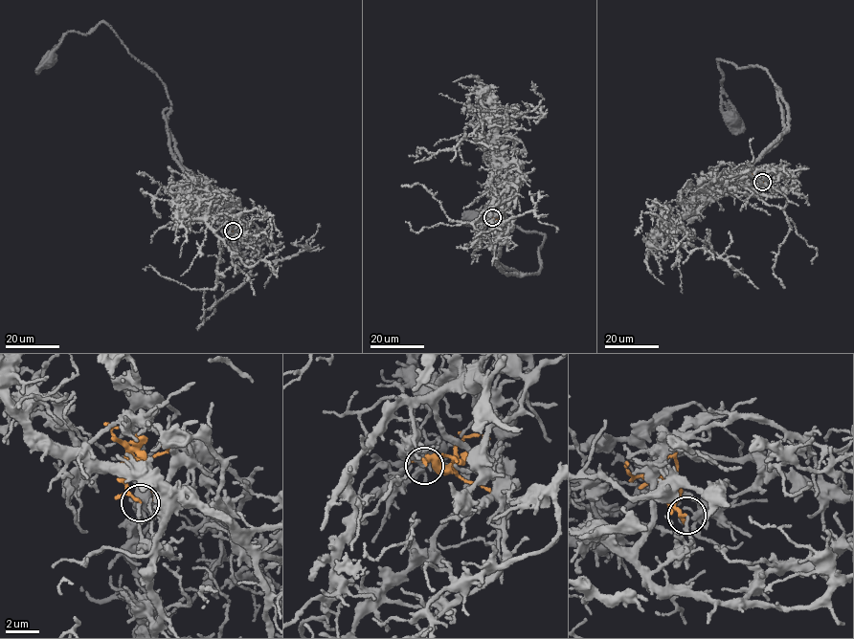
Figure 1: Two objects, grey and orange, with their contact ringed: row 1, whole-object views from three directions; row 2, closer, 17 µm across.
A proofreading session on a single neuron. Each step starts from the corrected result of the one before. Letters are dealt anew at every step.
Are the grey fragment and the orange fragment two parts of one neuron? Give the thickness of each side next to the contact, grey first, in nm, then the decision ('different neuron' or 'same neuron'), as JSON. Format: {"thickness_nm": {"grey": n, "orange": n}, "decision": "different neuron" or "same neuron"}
{"thickness_nm": {"grey": 190, "orange": 120}, "decision": "different neuron"}

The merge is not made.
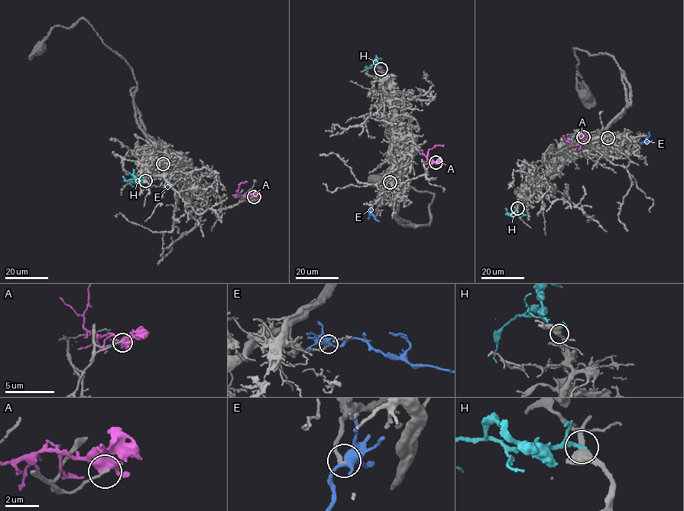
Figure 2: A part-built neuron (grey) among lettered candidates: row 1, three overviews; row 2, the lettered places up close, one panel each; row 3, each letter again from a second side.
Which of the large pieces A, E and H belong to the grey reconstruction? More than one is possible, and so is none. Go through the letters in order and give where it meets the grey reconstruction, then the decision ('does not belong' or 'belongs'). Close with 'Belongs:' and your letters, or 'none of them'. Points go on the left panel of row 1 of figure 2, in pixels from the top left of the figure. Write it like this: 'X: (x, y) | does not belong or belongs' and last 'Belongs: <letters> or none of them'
A: (254, 196) | does not belong
E: (163, 164) | belongs
H: (145, 180) | does not belong
Belongs: E

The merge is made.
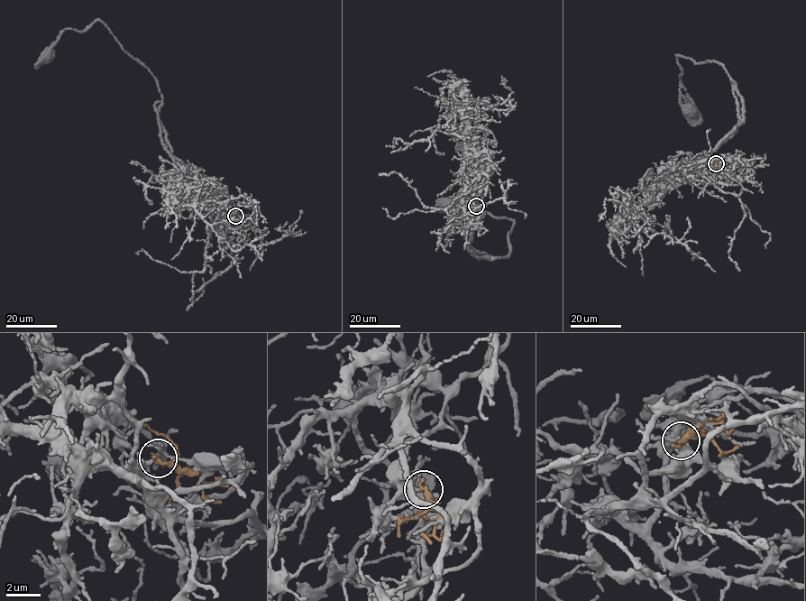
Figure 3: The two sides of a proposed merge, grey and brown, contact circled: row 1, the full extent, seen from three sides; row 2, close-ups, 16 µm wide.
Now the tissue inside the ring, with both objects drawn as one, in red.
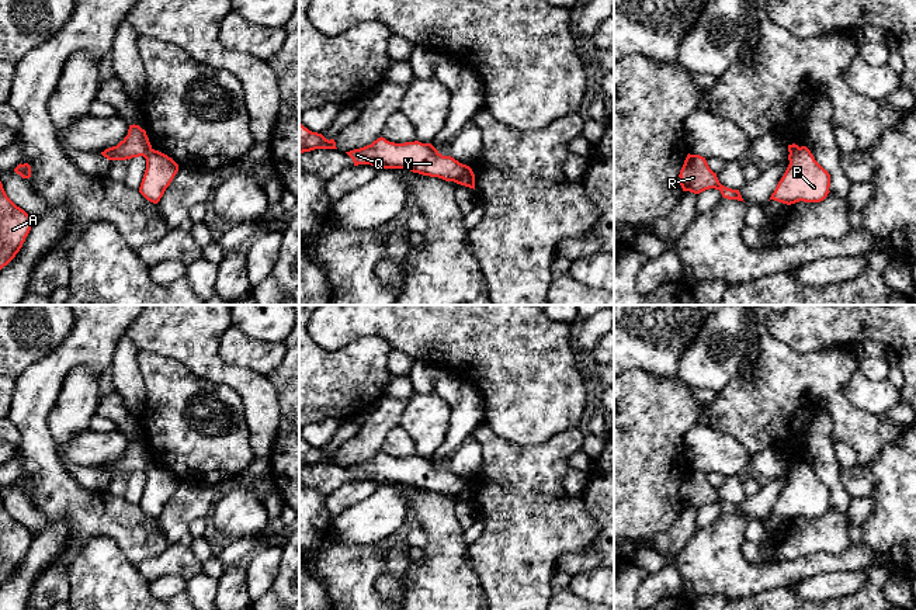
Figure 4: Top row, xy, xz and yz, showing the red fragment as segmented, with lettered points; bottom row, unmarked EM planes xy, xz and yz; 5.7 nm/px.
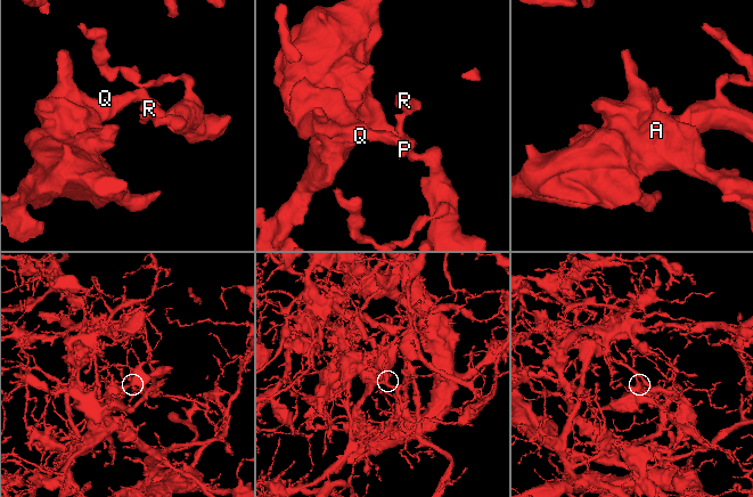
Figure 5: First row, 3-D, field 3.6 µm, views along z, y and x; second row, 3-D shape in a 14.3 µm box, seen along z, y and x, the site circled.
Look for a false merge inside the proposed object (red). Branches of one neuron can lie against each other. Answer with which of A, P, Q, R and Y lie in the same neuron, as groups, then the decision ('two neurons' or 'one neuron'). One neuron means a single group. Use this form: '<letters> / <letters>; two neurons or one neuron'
A Q Y / P R; two neurons

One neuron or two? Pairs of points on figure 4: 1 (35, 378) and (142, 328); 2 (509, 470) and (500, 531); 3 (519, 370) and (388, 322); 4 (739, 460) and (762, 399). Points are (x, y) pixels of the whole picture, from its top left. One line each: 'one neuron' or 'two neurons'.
1: two neurons
2: one neuron
3: one neuron
4: two neurons

